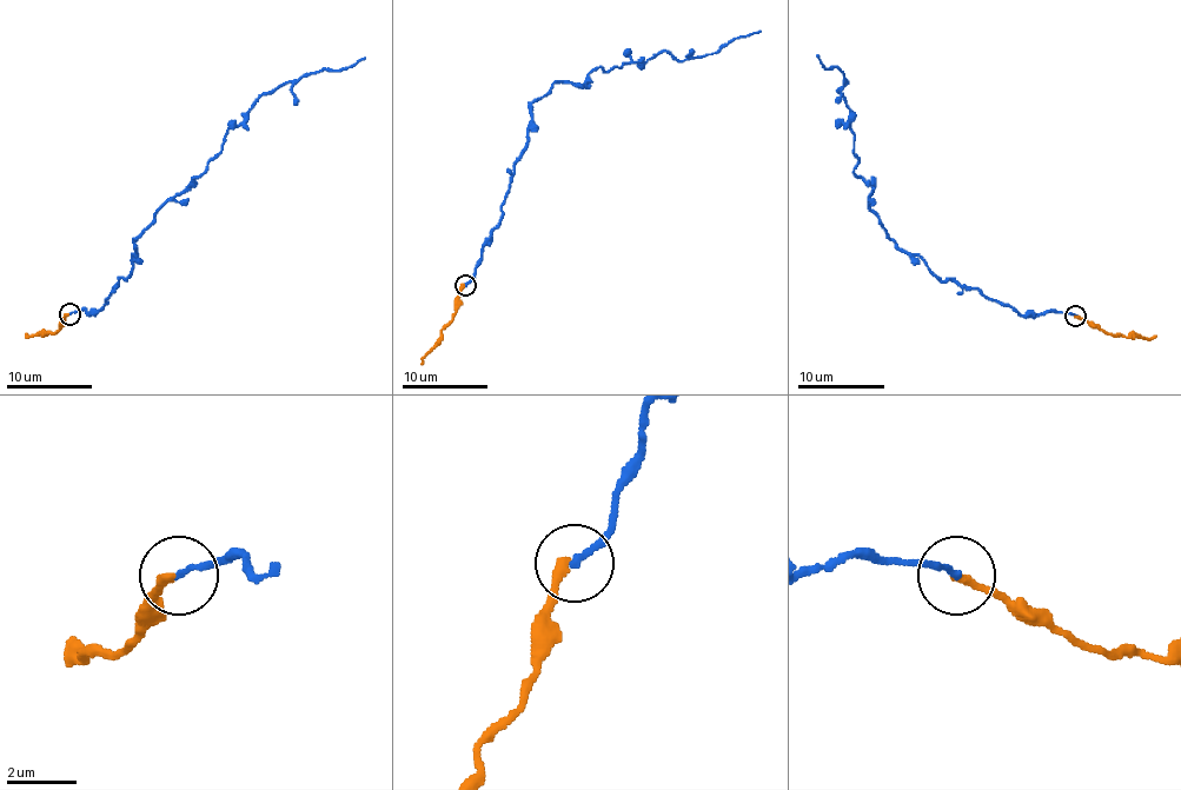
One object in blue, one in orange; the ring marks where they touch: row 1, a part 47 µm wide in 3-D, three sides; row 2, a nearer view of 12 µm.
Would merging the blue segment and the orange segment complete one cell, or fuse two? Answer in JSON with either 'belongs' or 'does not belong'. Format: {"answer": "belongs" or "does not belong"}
{"answer": "belongs"}

